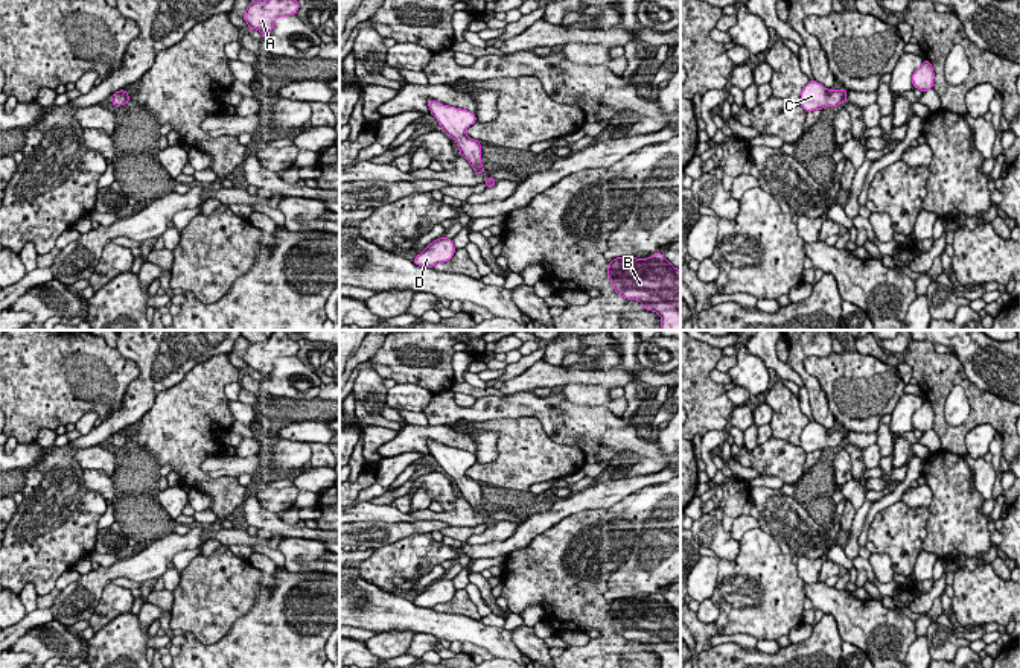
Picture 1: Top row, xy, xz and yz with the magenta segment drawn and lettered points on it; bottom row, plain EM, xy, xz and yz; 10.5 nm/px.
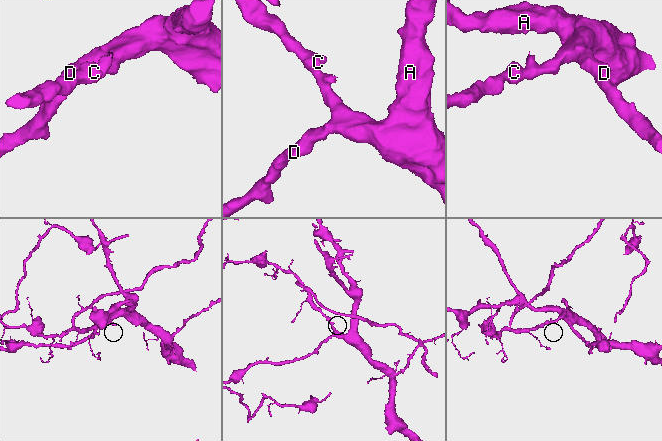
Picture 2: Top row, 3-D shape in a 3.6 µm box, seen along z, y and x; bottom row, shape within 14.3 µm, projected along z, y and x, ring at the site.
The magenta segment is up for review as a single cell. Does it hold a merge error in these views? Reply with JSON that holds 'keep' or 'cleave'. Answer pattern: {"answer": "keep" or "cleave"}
{"answer": "keep"}

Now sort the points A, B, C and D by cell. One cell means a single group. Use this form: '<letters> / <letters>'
A B C D

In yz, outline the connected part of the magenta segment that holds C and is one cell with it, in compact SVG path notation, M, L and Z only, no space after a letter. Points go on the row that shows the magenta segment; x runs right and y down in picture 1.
M814 79L810 81L801 91L801 107L811 113L814 110L824 110L828 105L837 107L846 102L846 90L827 90Z

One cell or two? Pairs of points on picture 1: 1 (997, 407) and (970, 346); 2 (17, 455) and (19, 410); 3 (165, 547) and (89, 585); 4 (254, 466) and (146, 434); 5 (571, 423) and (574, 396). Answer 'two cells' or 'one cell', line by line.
1: two cells
2: two cells
3: one cell
4: two cells
5: two cells

